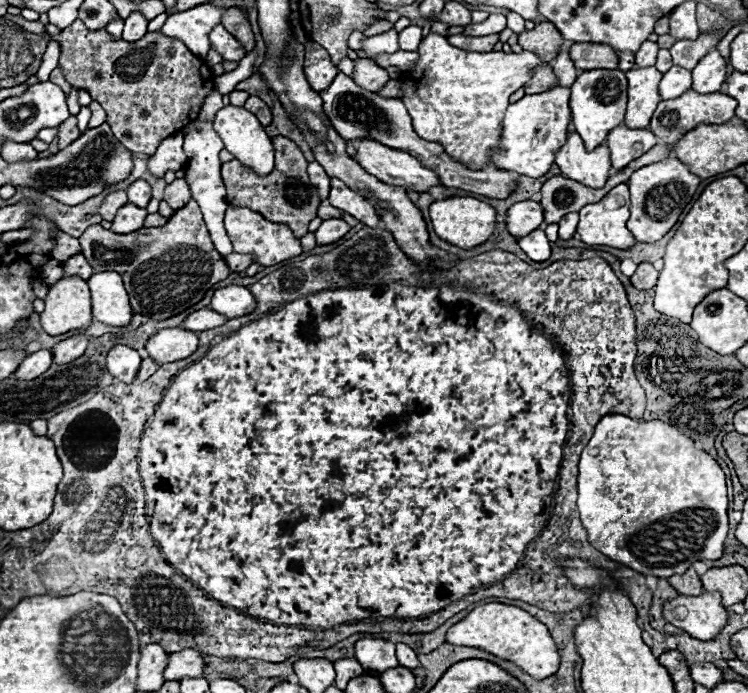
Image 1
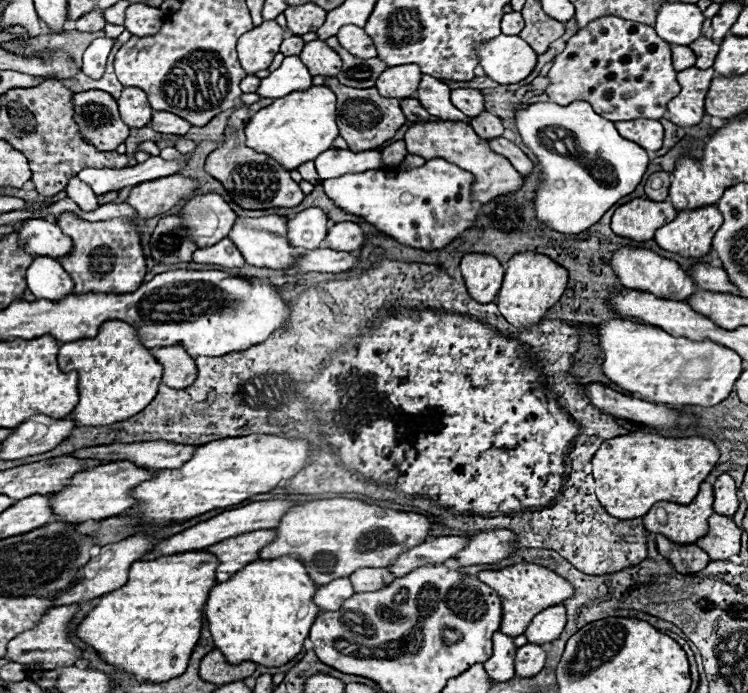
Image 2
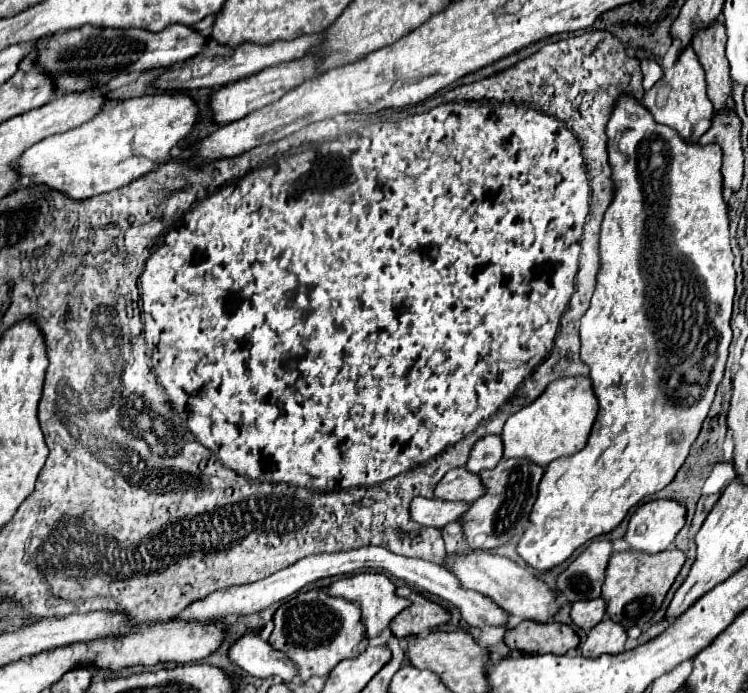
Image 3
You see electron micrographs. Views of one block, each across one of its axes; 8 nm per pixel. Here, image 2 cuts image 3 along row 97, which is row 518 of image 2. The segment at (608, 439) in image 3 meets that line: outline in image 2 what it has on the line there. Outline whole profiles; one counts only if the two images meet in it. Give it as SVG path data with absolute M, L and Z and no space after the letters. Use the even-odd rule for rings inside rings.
M632 432L606 440L592 458L598 500L608 514L620 520L644 516L660 500L690 504L696 498L700 484L712 472L718 456L716 446L708 438L698 436L662 438L656 434Z

